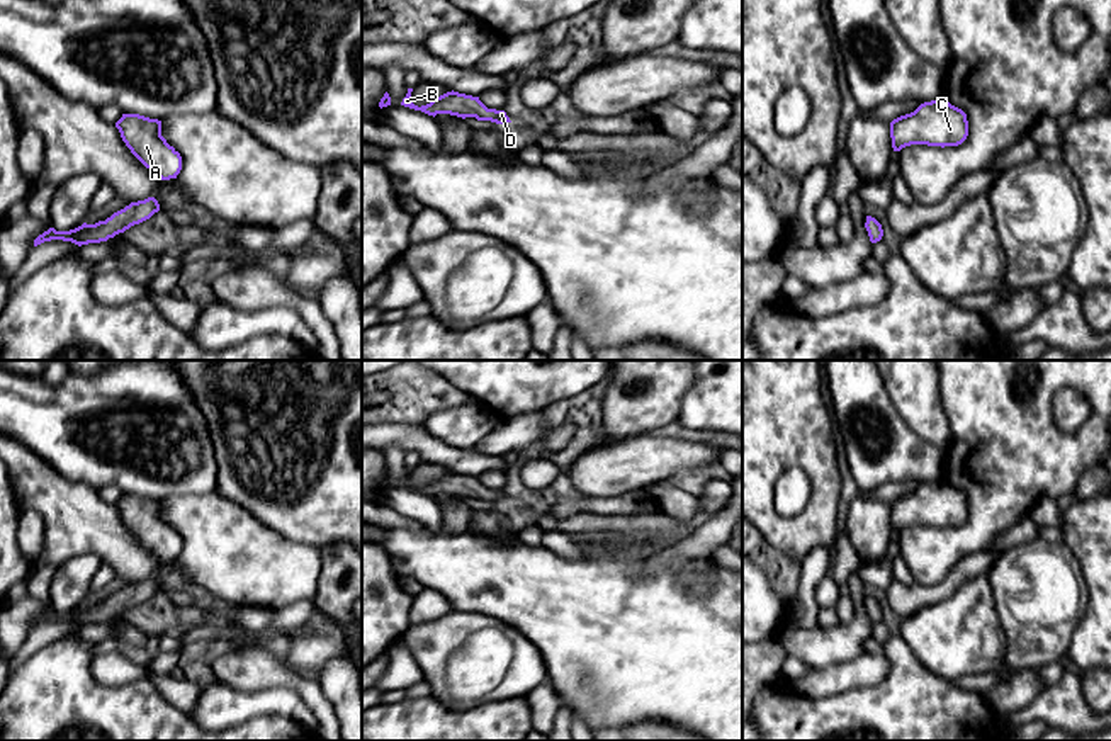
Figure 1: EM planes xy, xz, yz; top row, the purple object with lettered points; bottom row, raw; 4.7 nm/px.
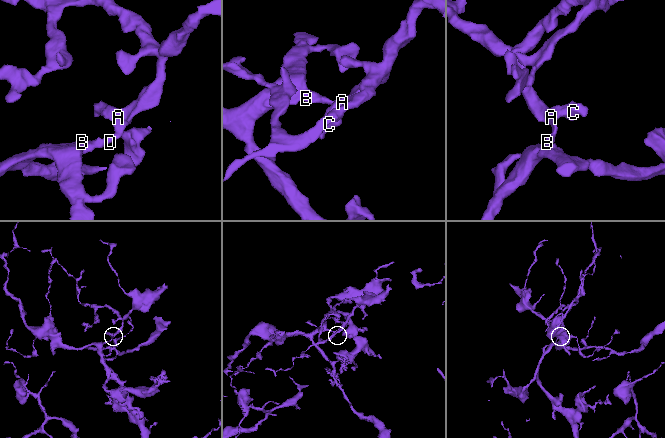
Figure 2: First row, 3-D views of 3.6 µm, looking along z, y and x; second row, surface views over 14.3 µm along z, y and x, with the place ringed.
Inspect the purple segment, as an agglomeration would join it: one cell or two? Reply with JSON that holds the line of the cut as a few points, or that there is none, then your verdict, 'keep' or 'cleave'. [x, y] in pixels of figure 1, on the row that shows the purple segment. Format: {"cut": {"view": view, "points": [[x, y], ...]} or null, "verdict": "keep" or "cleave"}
{"cut": null, "verdict": "keep"}

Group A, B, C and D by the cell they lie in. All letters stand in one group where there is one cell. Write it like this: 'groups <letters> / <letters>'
groups A B C D

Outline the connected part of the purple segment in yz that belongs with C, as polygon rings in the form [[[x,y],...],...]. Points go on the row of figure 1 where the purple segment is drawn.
[[[943,97],[921,104],[890,122],[894,151],[911,144],[958,146],[968,136],[967,114]]]

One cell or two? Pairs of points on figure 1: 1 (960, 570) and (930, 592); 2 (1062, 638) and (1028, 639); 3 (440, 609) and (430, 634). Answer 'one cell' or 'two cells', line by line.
1: one cell
2: one cell
3: two cells

